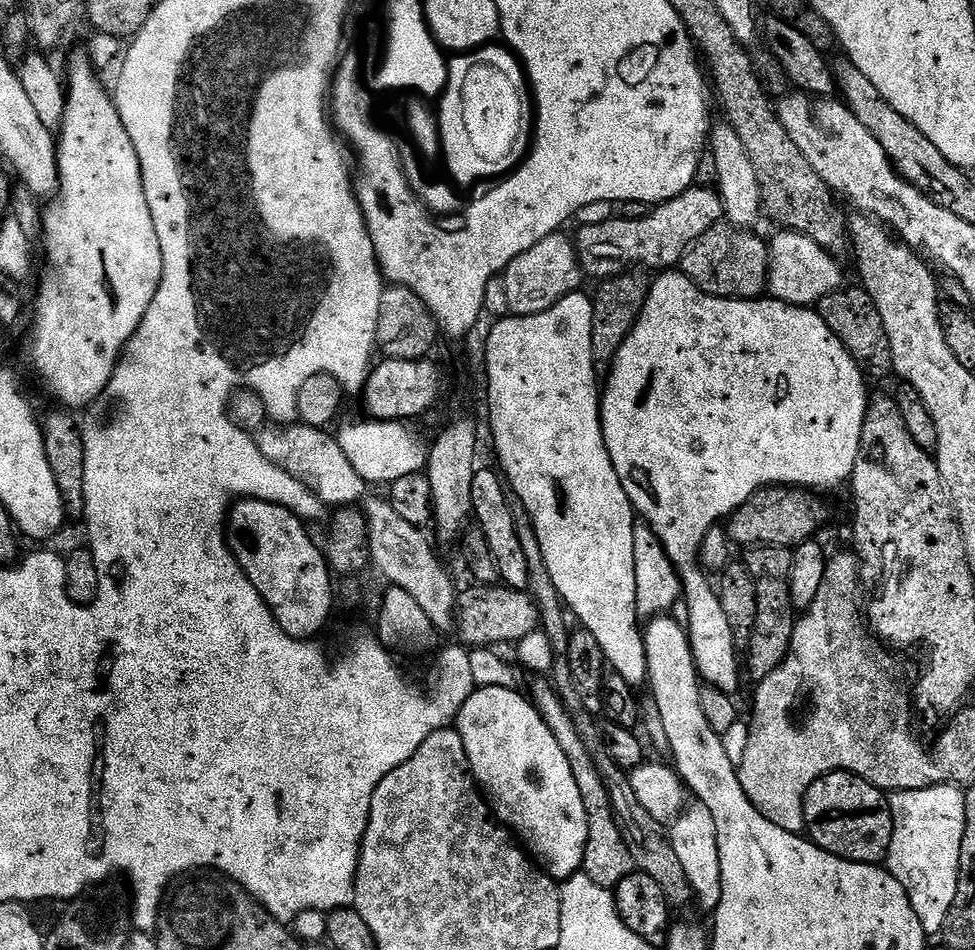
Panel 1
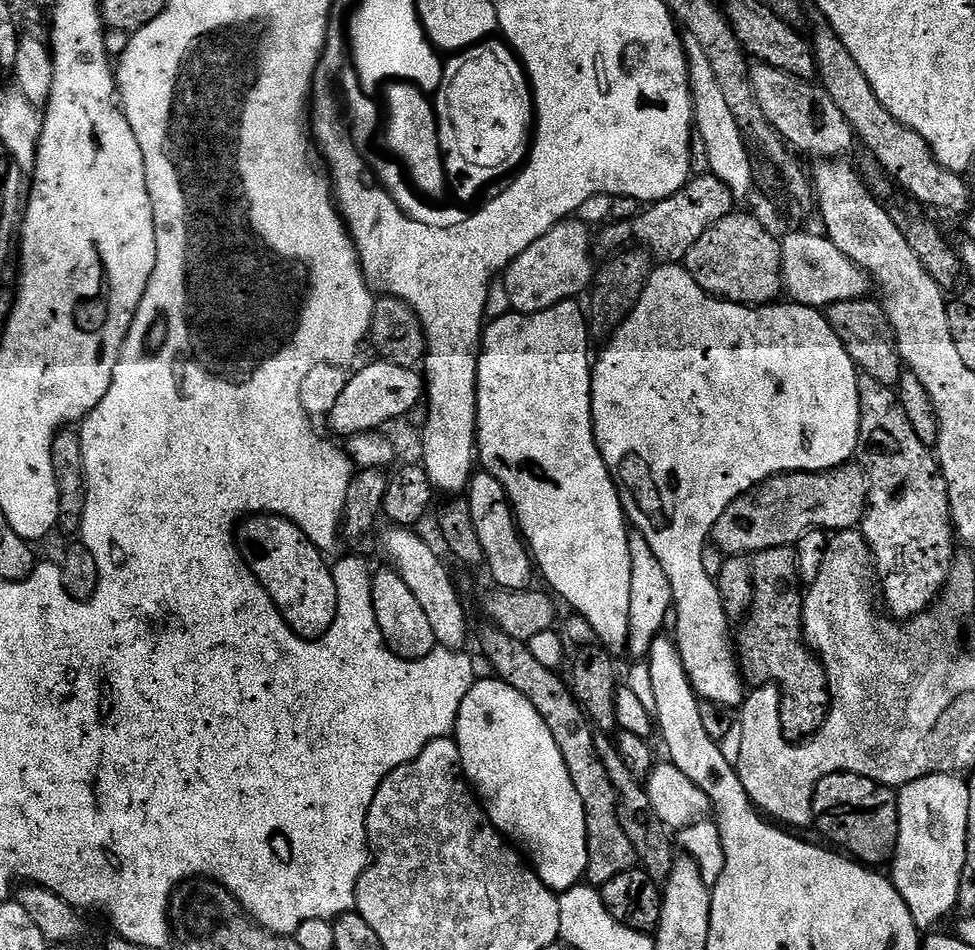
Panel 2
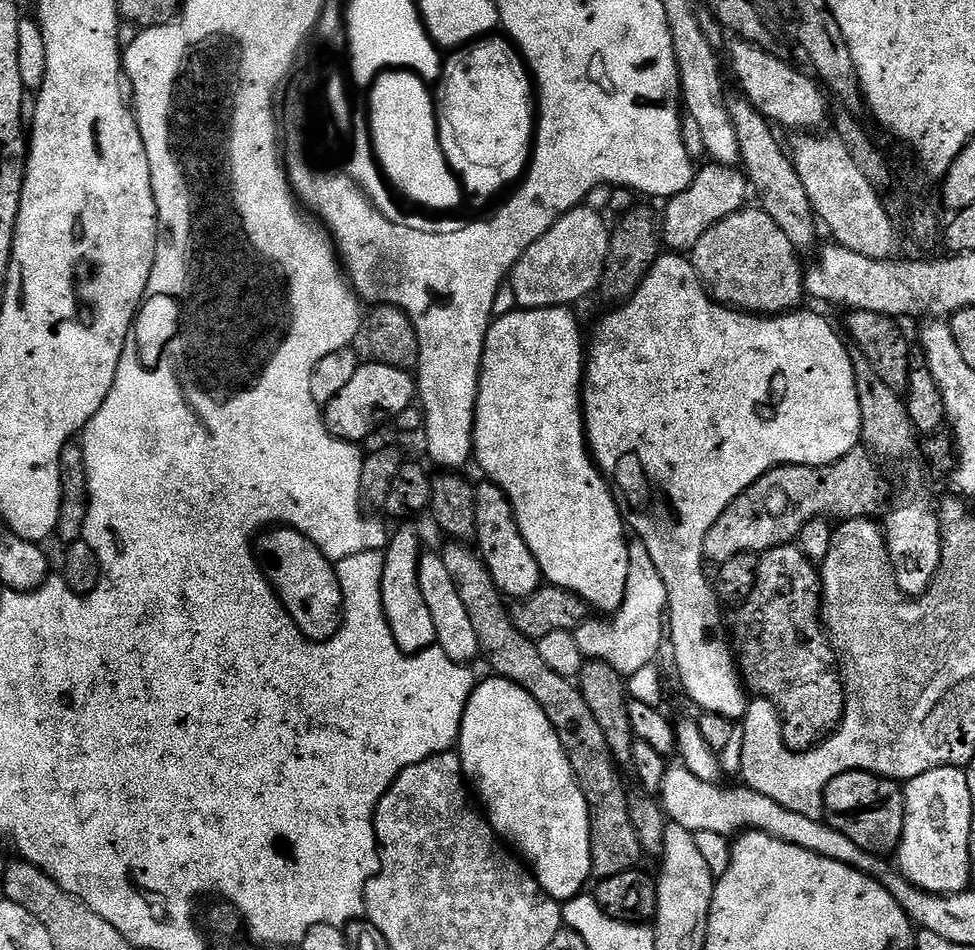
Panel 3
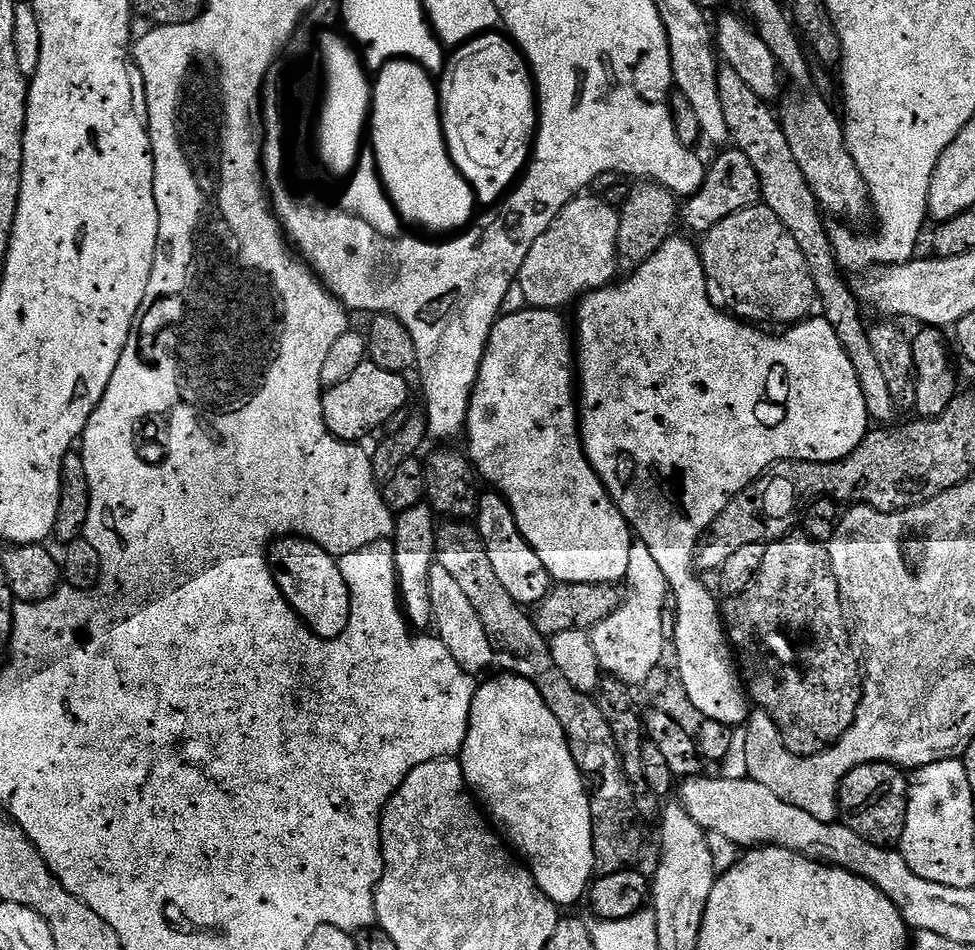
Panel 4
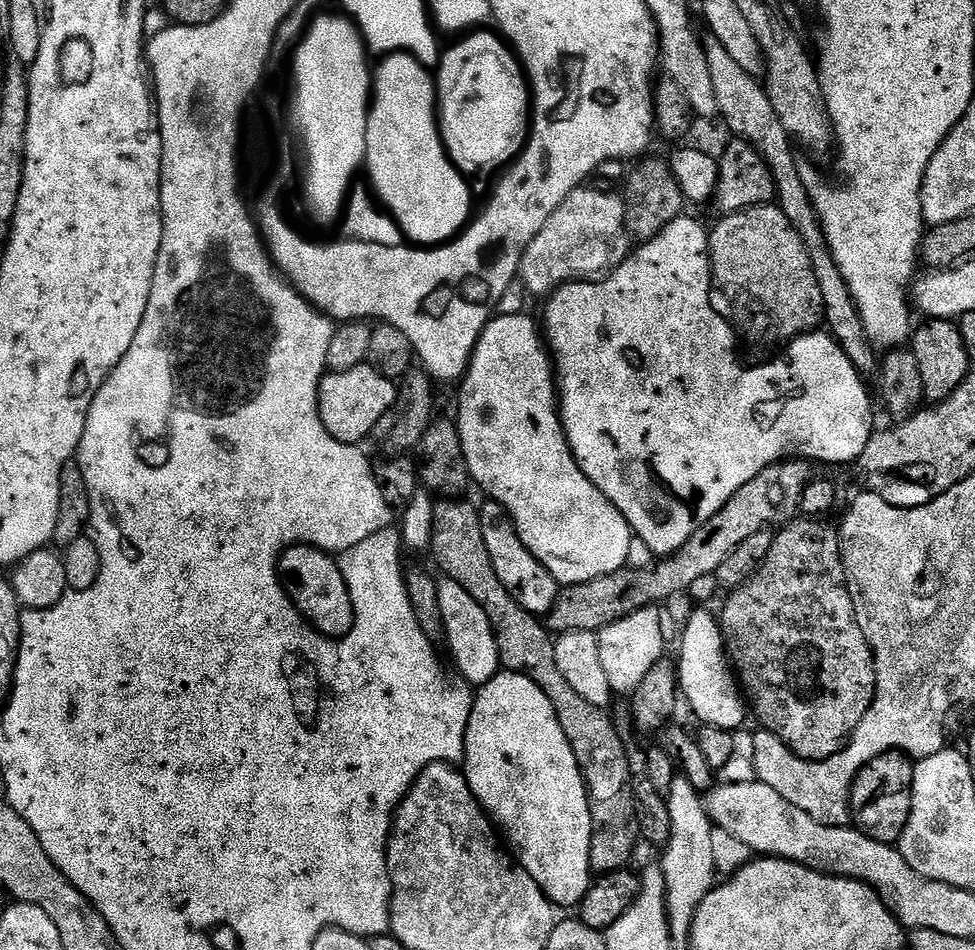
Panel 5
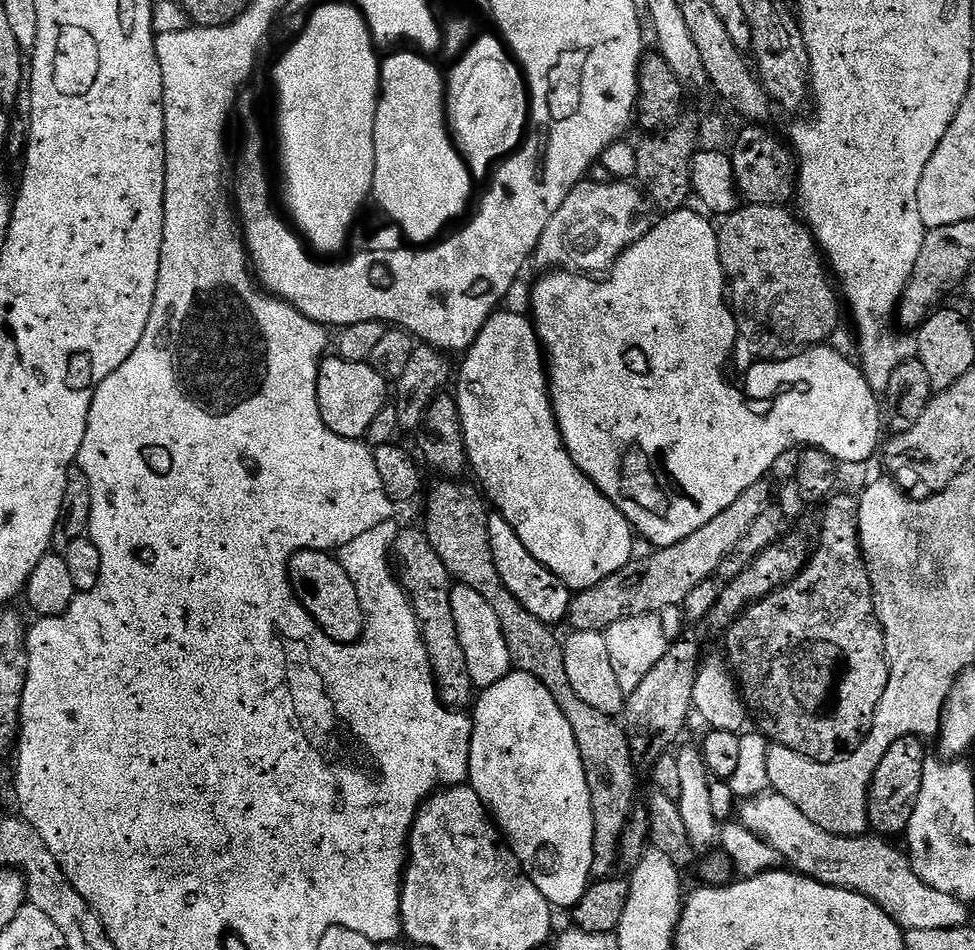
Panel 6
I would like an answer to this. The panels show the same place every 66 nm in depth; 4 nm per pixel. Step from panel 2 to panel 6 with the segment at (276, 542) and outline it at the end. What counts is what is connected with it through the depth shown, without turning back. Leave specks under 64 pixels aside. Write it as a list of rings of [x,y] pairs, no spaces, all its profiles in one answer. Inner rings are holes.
[[[318,550],[296,552],[288,563],[288,580],[297,600],[310,614],[310,618],[314,618],[321,632],[339,644],[352,644],[359,640],[364,633],[362,607],[358,604],[354,584],[335,555]]]

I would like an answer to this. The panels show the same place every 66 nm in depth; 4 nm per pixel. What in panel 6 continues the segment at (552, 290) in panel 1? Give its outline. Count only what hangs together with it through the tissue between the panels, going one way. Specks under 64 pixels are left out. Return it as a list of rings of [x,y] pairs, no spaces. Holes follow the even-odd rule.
[[[581,182],[558,206],[554,218],[542,230],[542,238],[534,253],[534,264],[540,270],[563,270],[577,274],[604,274],[633,242],[643,236],[645,225],[636,224],[645,201],[632,182],[592,184]]]

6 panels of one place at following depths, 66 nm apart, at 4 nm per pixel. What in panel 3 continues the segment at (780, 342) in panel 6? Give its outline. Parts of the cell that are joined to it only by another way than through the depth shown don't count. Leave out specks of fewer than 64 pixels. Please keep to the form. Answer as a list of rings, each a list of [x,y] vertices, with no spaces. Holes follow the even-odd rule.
[[[745,206],[739,212],[728,215],[706,230],[702,238],[690,249],[690,259],[701,284],[717,304],[731,306],[753,314],[773,317],[791,312],[801,307],[800,299],[805,299],[804,272],[800,268],[798,250],[772,218],[759,206]]]

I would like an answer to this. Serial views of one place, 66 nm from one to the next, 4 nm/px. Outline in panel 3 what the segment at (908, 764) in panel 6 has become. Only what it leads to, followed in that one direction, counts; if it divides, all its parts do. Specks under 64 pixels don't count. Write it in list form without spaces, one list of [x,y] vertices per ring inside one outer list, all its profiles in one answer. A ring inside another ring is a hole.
[[[843,772],[824,788],[824,823],[846,834],[854,846],[888,858],[899,849],[904,829],[904,790],[895,780],[874,772]]]

